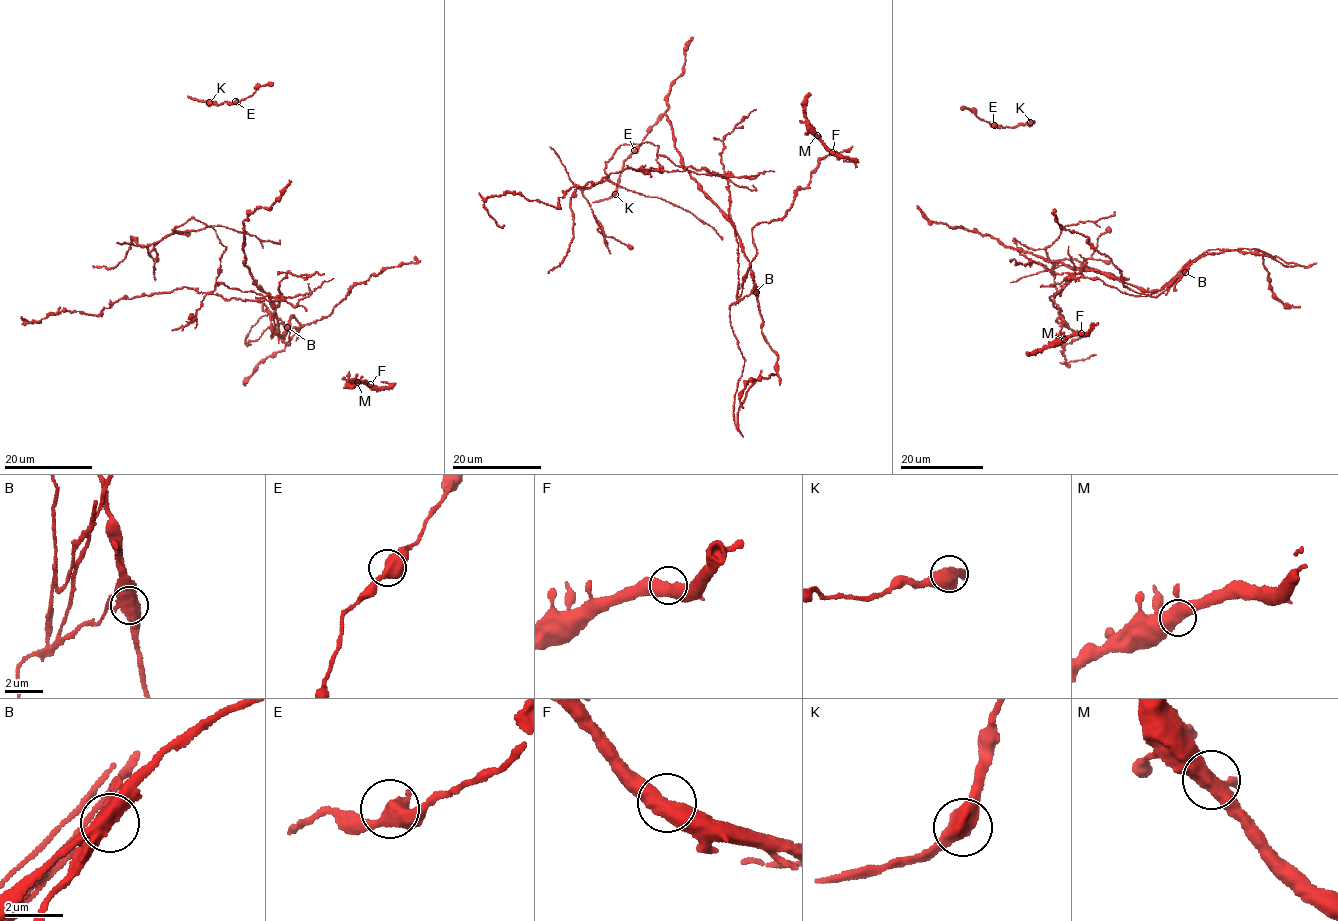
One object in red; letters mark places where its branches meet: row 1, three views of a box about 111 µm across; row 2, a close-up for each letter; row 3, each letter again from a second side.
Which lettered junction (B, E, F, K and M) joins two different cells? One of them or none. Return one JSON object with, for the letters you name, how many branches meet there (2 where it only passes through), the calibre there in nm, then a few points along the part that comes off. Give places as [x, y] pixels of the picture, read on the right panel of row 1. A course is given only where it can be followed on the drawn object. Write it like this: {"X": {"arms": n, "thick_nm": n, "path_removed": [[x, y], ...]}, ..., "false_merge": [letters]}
{"B": {"arms": 3, "thick_nm": 500, "path_removed": [[1185, 273], [1145, 296], [1076, 273], [1059, 295], [1014, 239], [1043, 249], [1052, 268], [1077, 260], [1129, 278]]}, "false_merge": ["B"]}

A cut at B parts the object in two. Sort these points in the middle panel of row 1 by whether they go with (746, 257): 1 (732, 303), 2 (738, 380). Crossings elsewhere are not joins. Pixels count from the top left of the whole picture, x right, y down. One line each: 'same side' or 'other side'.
1: other side
2: other side

